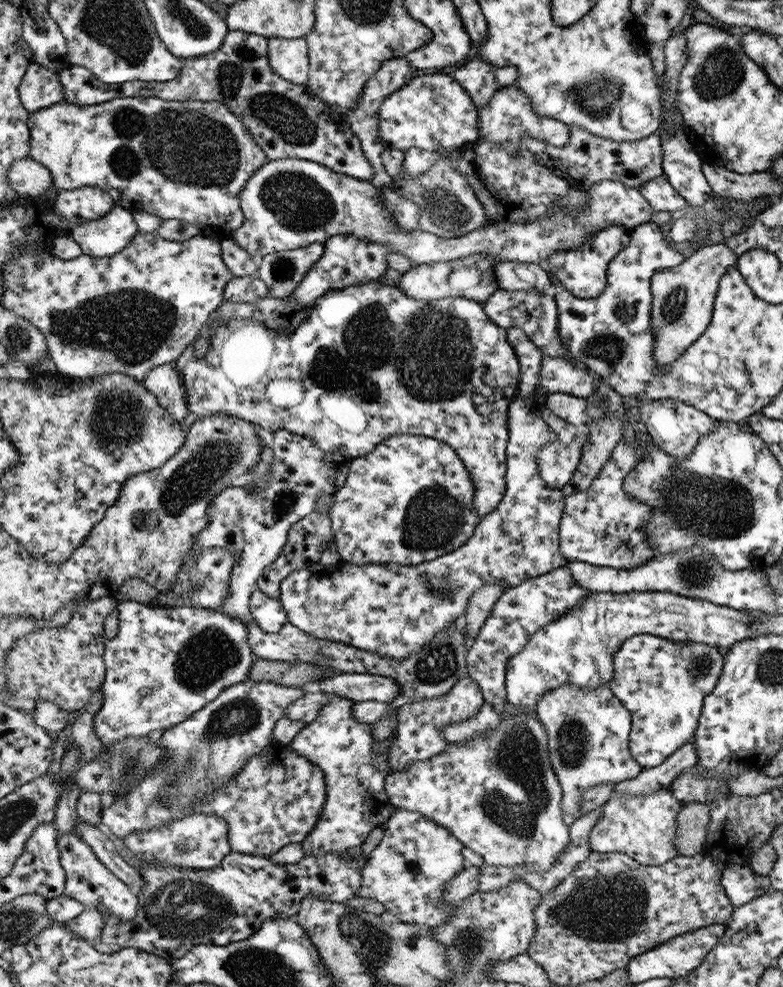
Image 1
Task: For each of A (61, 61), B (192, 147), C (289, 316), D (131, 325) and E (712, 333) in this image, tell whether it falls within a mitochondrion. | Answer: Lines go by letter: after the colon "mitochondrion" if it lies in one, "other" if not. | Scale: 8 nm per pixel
A: other
B: mitochondrion
C: other
D: mitochondrion
E: other

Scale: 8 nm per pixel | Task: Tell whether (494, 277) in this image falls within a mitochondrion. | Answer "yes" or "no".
no

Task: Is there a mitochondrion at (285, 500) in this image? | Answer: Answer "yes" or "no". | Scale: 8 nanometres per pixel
yes

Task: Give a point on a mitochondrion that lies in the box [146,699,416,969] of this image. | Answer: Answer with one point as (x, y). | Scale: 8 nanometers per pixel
(202, 908)

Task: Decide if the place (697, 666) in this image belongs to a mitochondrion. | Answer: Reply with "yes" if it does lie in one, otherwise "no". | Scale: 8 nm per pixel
yes

